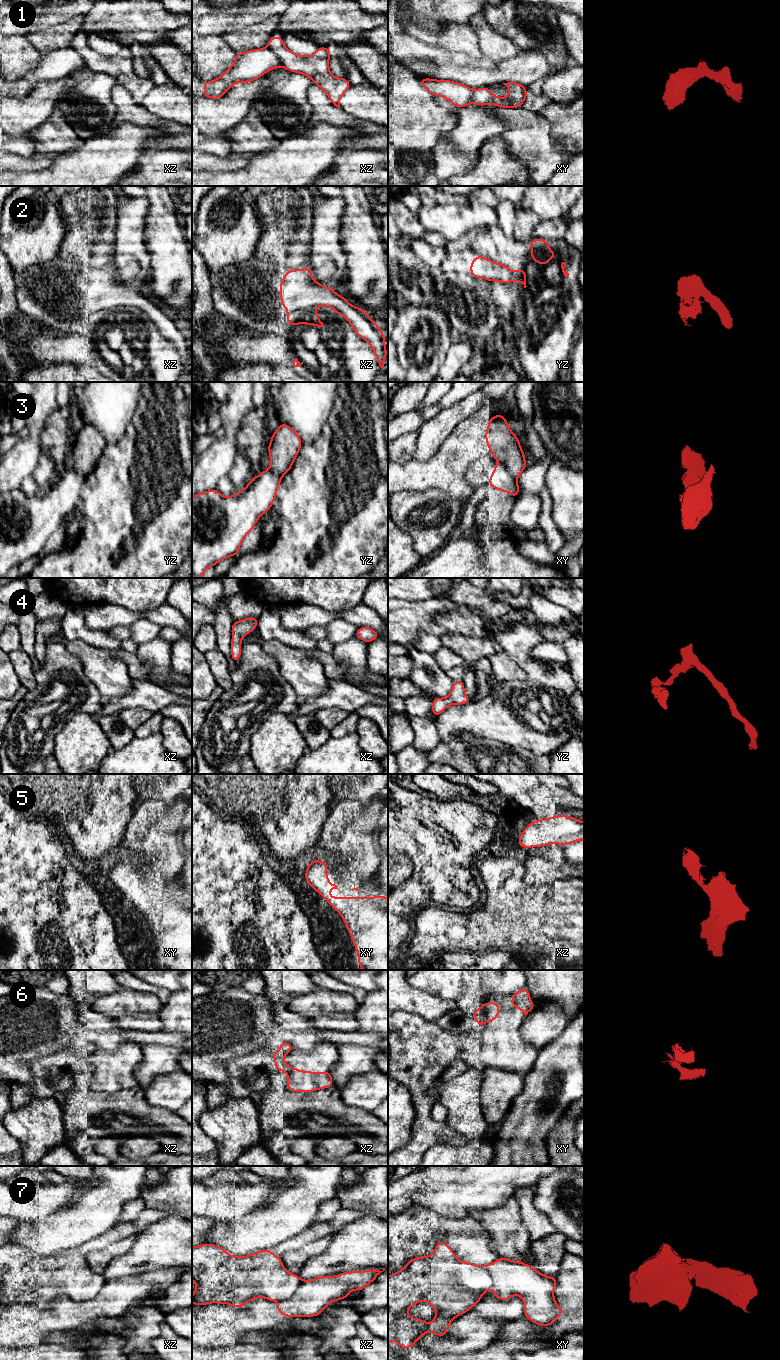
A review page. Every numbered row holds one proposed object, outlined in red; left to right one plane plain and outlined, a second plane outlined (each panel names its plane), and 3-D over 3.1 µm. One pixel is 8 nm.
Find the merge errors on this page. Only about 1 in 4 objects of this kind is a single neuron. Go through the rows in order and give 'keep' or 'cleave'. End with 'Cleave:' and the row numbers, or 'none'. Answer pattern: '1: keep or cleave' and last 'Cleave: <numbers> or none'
1: cleave
2: cleave
3: cleave
4: keep
5: keep
6: cleave
7: cleave
Cleave: 1, 2, 3, 6, 7

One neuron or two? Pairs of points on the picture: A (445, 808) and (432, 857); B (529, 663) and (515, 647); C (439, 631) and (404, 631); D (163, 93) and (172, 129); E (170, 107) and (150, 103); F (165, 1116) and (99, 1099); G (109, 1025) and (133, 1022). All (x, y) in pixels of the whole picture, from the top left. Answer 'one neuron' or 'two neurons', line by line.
A: one neuron
B: one neuron
C: one neuron
D: two neurons
E: one neuron
F: one neuron
G: two neurons

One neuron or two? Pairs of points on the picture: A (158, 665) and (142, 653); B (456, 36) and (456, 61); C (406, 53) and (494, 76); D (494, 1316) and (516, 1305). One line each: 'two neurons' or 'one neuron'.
A: one neuron
B: two neurons
C: one neuron
D: one neuron

